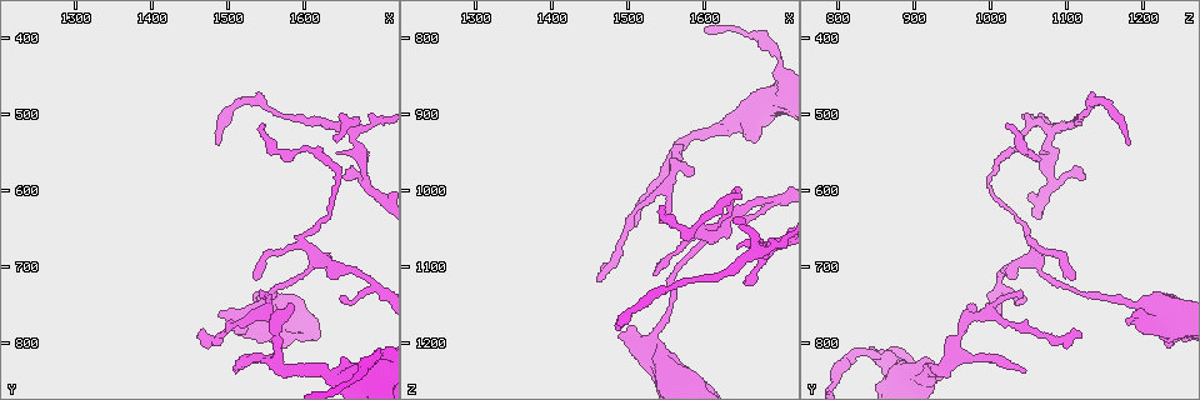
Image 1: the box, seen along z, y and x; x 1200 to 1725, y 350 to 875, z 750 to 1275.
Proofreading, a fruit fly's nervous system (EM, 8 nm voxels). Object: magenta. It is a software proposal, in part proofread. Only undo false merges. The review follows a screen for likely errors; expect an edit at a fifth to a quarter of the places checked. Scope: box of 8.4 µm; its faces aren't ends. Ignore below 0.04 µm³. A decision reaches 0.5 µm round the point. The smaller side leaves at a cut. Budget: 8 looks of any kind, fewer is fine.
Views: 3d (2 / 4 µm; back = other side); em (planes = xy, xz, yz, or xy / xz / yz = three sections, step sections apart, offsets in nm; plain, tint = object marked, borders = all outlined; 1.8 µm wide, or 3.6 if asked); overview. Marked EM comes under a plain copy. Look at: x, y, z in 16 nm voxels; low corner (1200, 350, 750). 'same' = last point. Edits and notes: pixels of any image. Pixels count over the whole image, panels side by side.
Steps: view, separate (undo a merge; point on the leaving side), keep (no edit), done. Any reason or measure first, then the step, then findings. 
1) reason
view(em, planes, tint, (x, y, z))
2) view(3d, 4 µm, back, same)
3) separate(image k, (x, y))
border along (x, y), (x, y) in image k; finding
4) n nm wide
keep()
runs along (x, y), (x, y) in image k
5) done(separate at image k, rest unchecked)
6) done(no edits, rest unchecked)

sudden change in width
view(3d, 4 µm, (1535, 750, 1190))

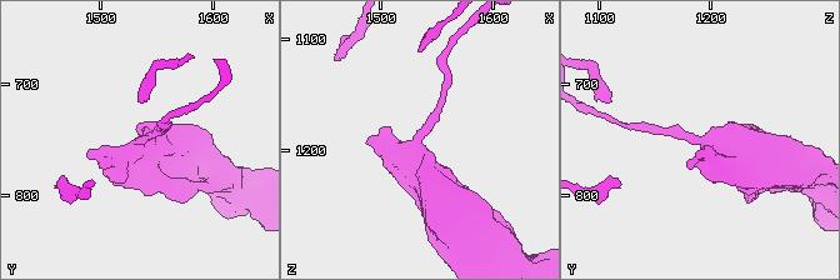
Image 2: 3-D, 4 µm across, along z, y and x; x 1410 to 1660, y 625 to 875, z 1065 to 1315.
view(em, planes, borders, (1534, 752, 1188))

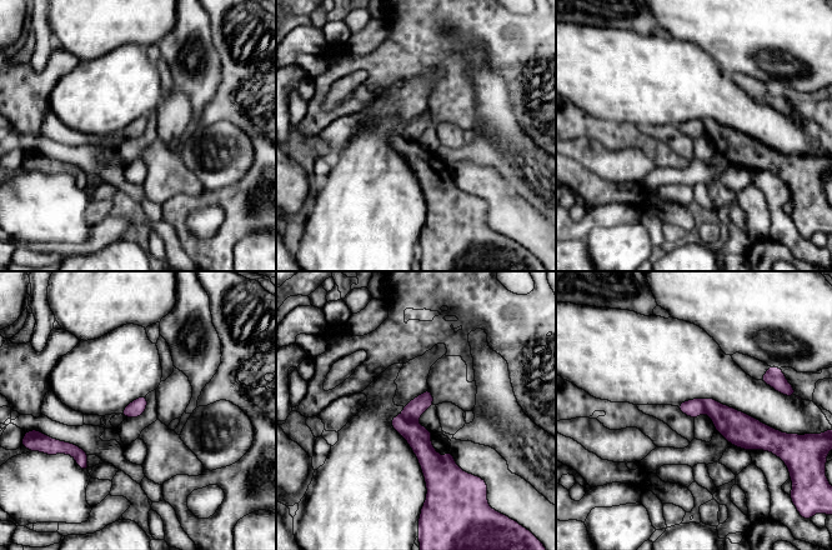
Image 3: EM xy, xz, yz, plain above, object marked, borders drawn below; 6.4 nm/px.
100 nm wide
separate(image 3, (419, 438))
a second neuron is stuck on

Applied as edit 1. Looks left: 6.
side arm on a straight run
view(em, xz, step 4, tint, (1665, 520, 1075))

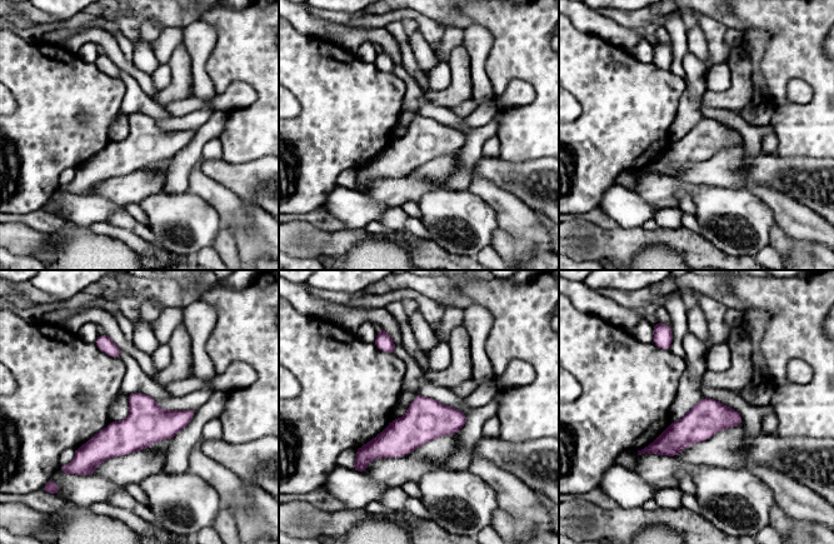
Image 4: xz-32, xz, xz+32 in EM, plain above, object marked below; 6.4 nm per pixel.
keep()
runs along (190, 413), (145, 424), (83, 459) in image 4; all the same neuron

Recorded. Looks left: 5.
thin neck
view(3d, 4 µm, (1700, 815, 820))

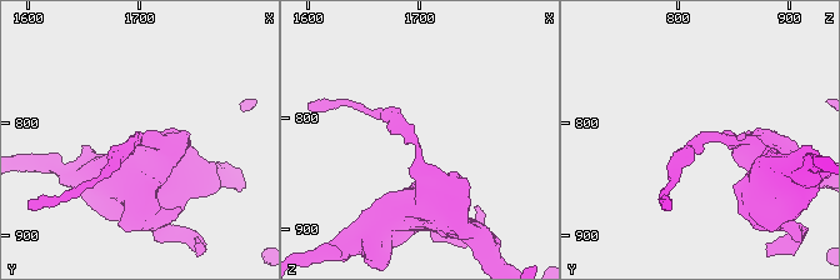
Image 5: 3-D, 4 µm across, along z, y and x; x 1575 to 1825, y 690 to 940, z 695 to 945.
arms of 170, 380 nm; now the EM
view(em, planes, borders, (1694, 812, 826))

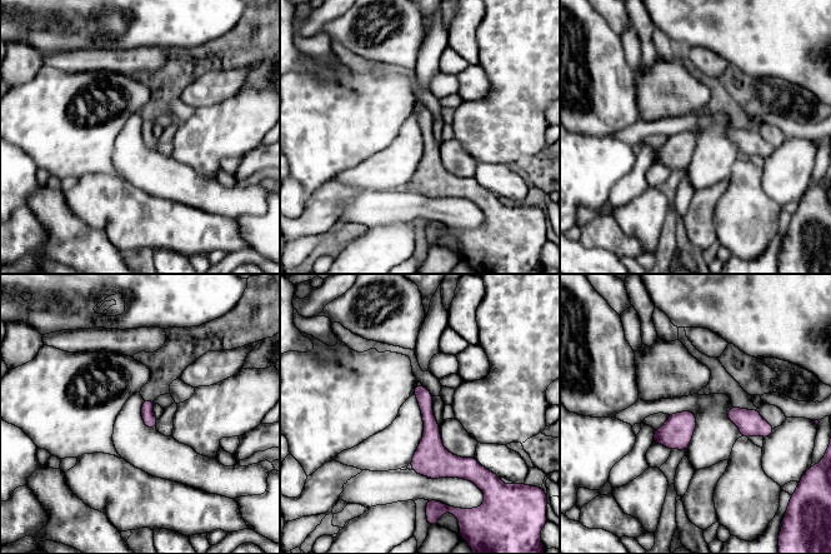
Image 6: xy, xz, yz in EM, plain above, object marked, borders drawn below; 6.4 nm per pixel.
keep()
runs along (417, 389), (431, 445), (467, 472) in image 6; all the same neuron

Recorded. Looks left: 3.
done(separate at image 3, rest unchecked)

